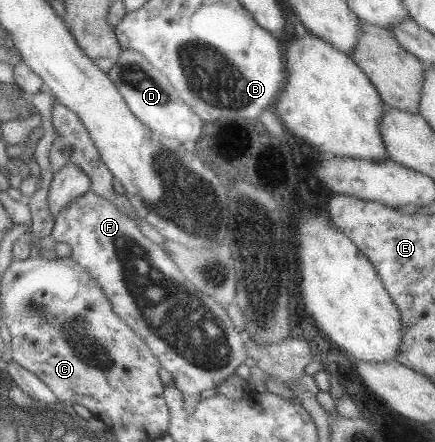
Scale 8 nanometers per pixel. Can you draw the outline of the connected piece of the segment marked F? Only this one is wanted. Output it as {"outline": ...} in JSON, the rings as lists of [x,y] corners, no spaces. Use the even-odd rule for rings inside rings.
{"outline":[[[91,190],[75,200],[69,208],[65,208],[55,221],[52,233],[54,239],[73,246],[73,258],[91,270],[91,274],[110,295],[115,312],[138,332],[162,361],[164,368],[172,374],[175,383],[186,394],[190,411],[197,411],[205,391],[221,387],[227,379],[236,375],[235,371],[241,365],[246,364],[249,357],[246,336],[244,331],[237,329],[229,311],[218,299],[209,297],[207,293],[195,295],[199,289],[183,275],[183,270],[167,251],[167,247],[149,239],[135,218],[127,215],[117,203]]]}

